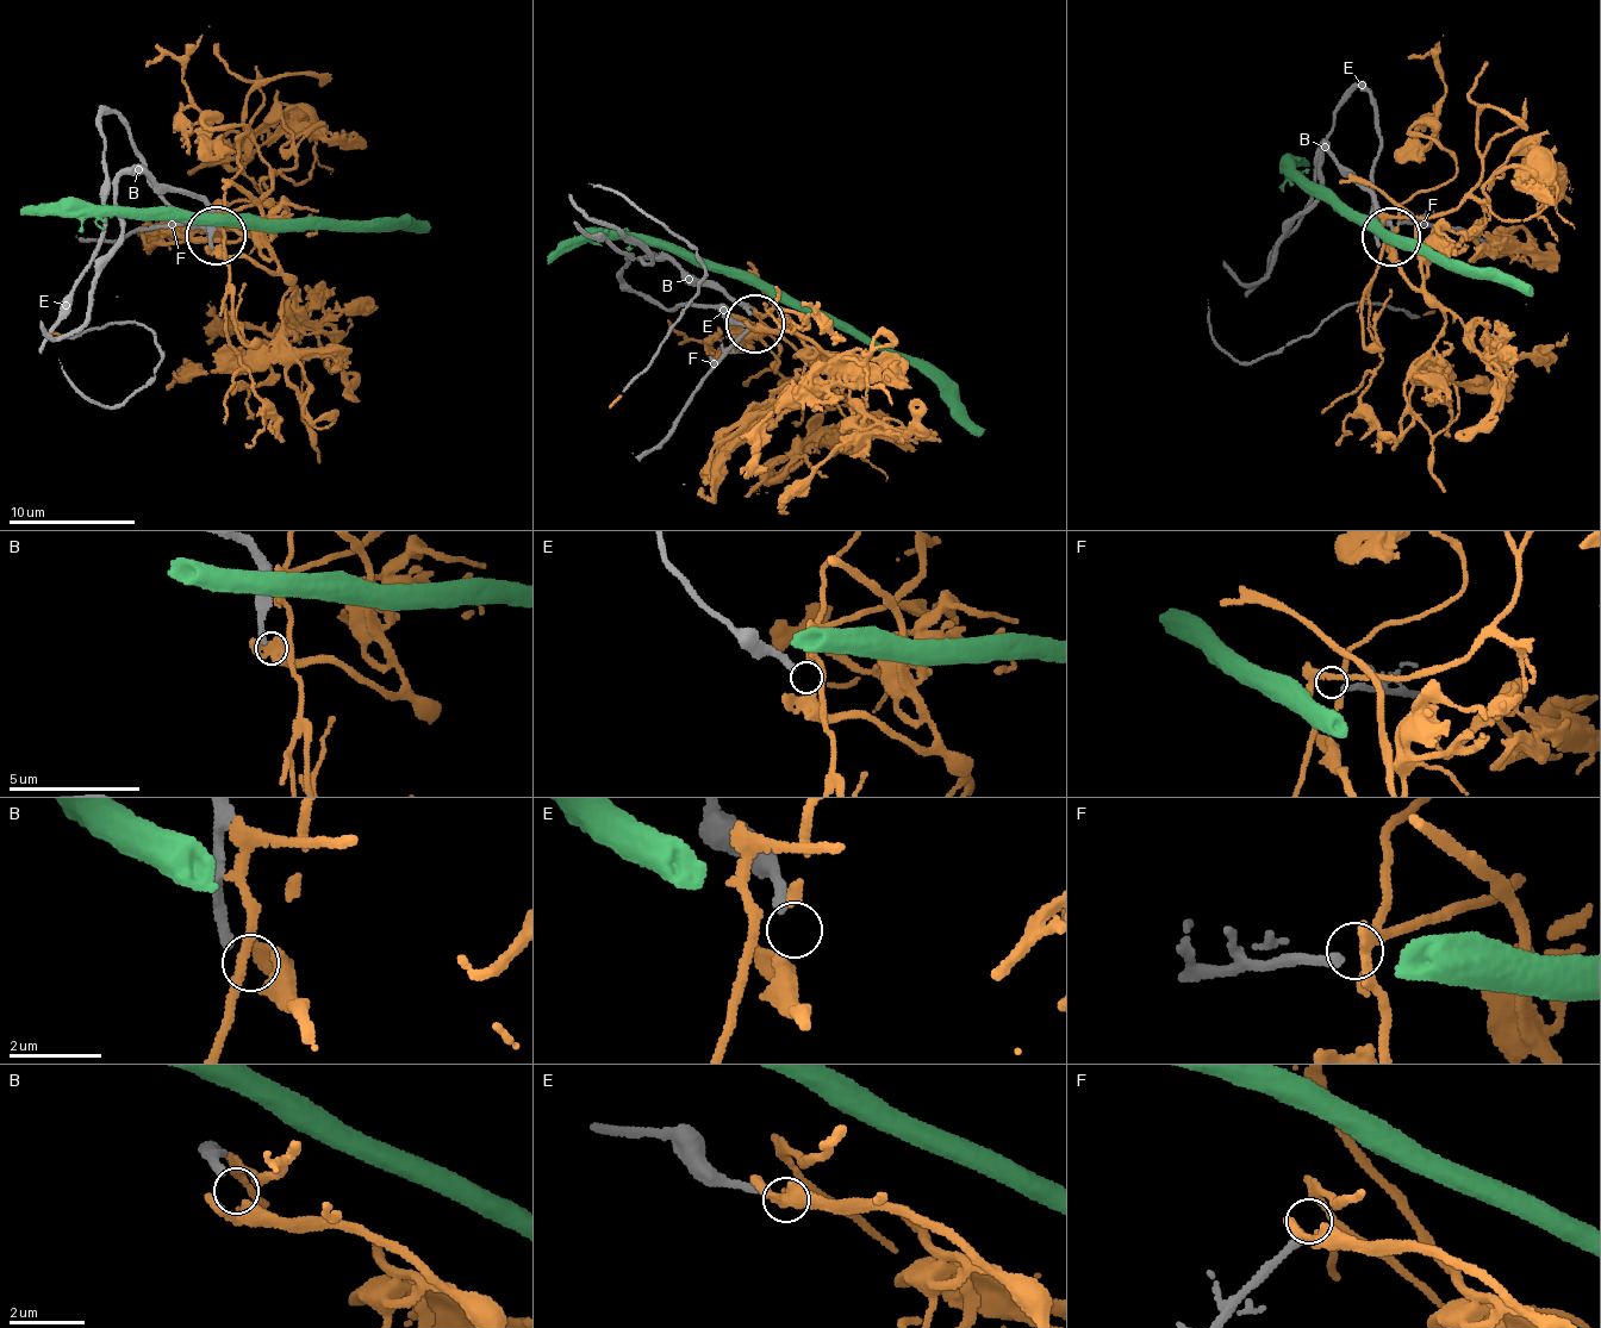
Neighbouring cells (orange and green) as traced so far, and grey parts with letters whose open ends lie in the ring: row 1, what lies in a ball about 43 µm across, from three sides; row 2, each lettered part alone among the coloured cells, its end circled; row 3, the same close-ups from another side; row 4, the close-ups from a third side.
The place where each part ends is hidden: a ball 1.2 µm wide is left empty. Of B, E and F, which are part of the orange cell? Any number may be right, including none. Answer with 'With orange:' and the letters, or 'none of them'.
With orange: B

